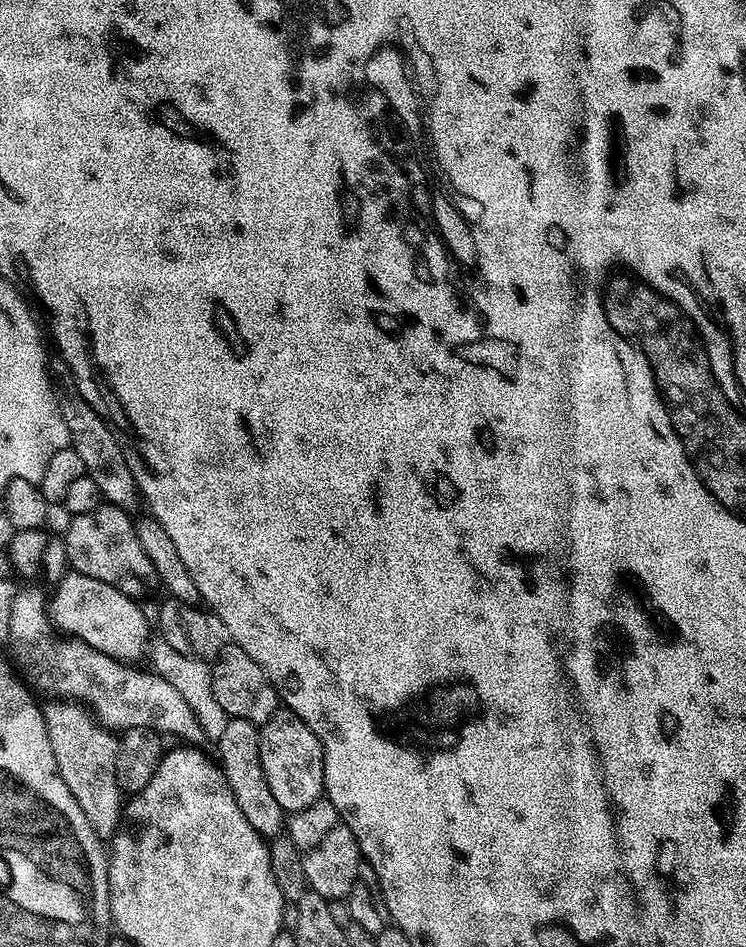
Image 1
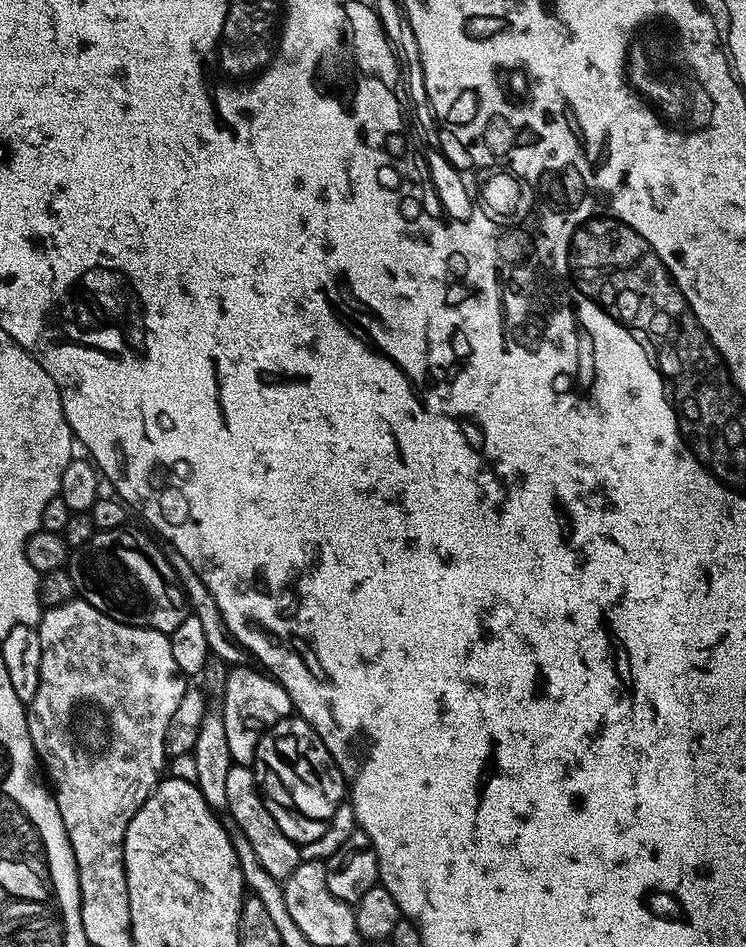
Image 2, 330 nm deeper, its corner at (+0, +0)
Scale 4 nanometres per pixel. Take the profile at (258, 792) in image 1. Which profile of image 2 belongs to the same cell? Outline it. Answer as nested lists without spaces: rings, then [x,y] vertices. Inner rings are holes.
[[[233,763],[230,774],[226,774],[226,794],[224,804],[232,815],[231,821],[236,823],[246,834],[246,838],[258,854],[258,862],[269,872],[275,880],[285,881],[301,864],[300,845],[296,841],[286,838],[278,826],[278,822],[270,814],[267,803],[258,787],[255,771],[249,765]]]

